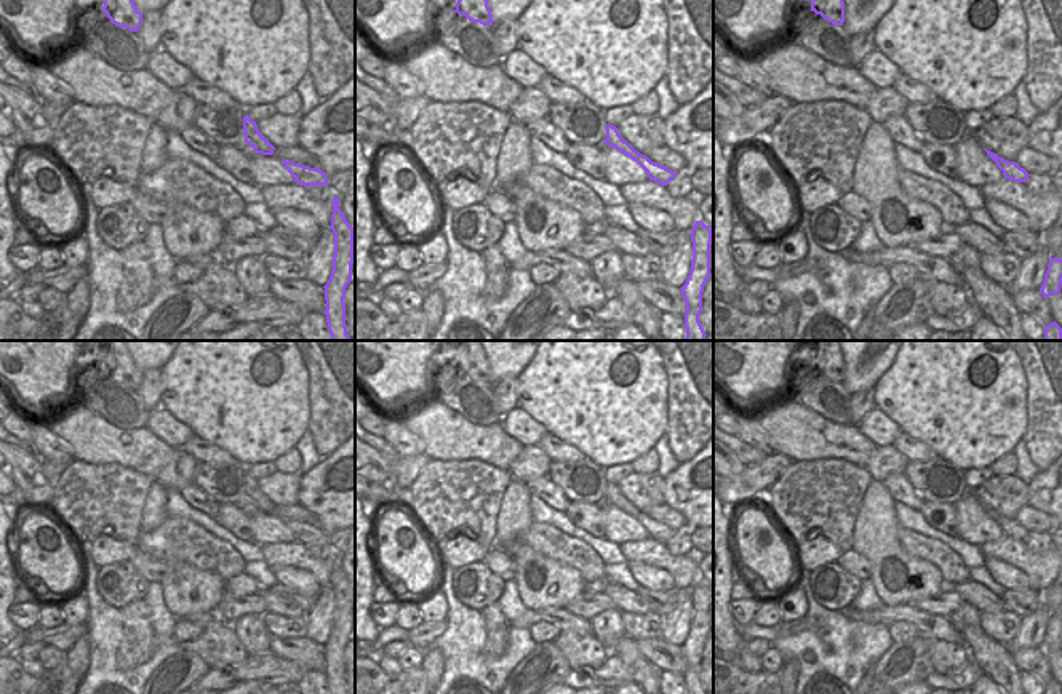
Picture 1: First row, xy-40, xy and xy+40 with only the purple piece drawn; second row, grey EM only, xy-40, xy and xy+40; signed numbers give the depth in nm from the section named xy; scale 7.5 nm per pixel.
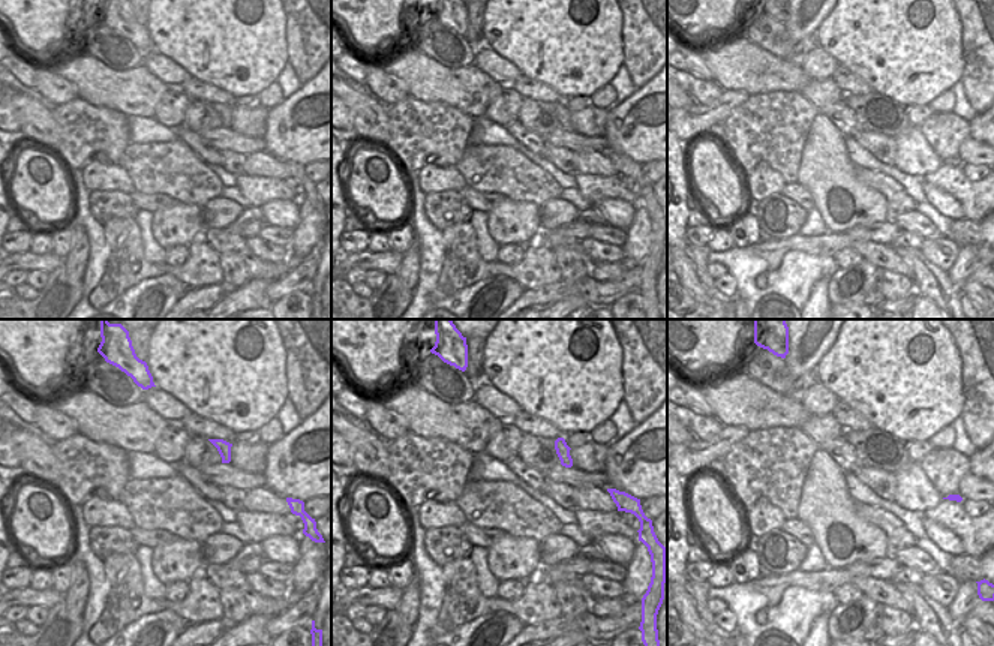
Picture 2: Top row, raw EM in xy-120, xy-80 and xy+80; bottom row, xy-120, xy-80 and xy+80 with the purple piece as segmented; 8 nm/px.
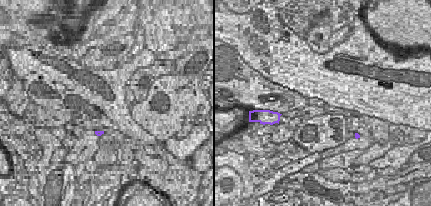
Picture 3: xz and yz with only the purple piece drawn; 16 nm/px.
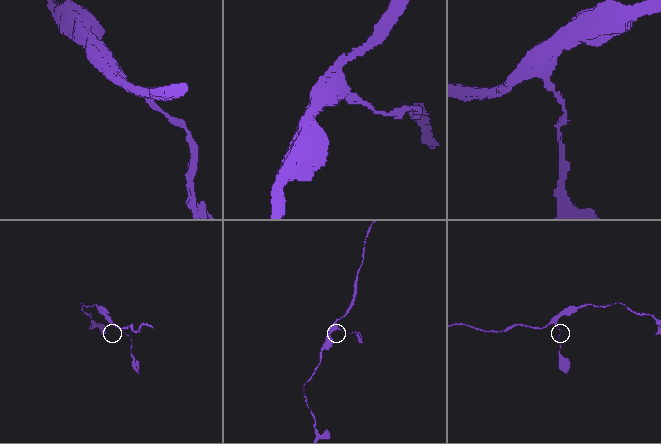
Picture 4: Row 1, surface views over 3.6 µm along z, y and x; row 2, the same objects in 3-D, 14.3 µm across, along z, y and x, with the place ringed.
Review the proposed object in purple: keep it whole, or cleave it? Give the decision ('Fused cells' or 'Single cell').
Single cell.

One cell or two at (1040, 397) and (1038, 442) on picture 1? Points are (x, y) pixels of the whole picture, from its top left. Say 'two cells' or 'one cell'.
one cell

